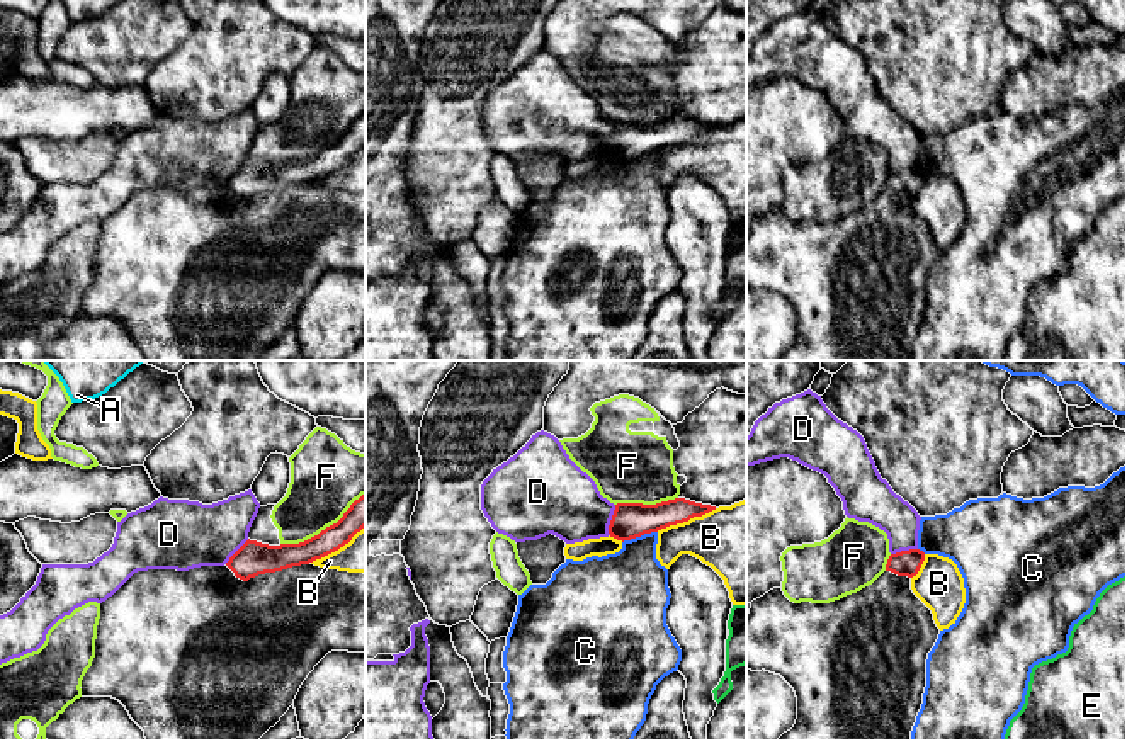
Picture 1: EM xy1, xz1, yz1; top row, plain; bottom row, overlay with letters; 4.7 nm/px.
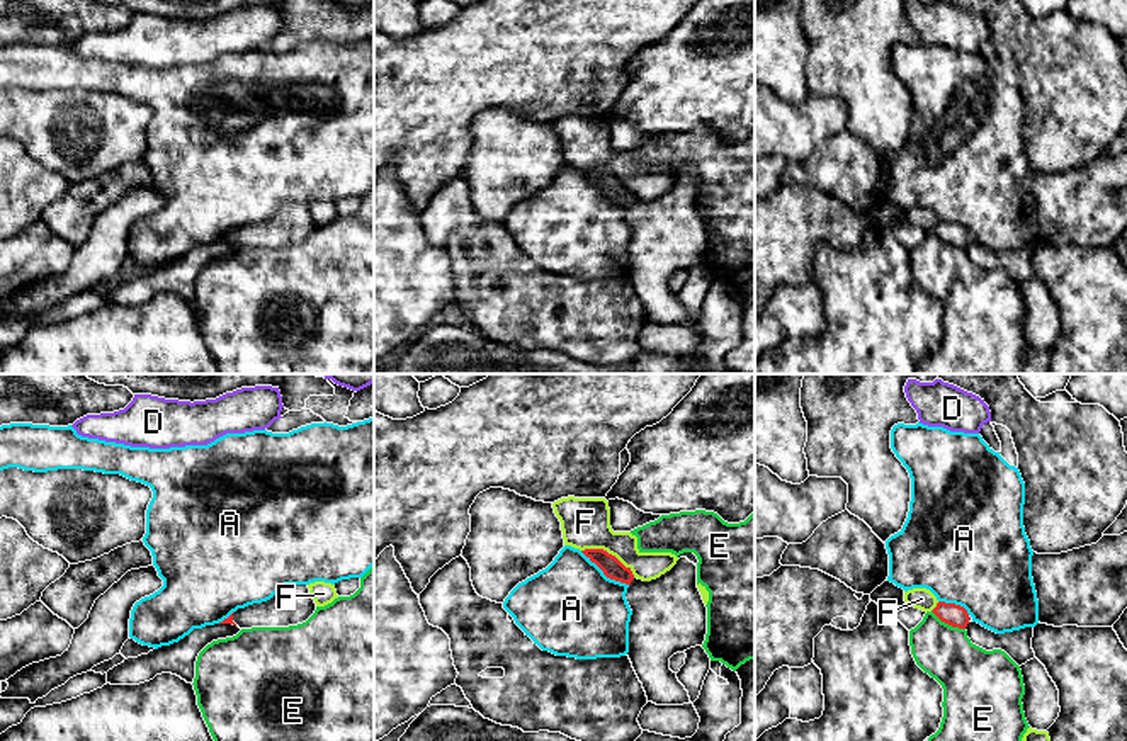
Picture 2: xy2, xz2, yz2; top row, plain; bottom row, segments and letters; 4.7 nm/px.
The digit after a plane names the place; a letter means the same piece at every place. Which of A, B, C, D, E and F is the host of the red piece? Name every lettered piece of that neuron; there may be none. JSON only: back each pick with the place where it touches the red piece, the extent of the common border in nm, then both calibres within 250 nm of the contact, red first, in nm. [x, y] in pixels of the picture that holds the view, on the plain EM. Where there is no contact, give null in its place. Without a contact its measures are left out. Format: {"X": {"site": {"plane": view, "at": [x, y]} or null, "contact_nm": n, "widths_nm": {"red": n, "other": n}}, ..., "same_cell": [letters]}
{"same_cell": []}

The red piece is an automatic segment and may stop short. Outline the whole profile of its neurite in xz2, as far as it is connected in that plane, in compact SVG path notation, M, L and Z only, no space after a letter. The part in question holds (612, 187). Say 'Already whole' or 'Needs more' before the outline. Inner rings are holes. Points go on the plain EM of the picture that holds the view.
Needs more. M603 168L581 170L595 182L607 197L626 202L627 223L632 229L629 241L629 279L643 303L648 321L656 325L683 325L692 323L688 311L678 301L677 292L670 289L670 277L690 267L702 265L707 253L707 226L697 207L697 175L683 172L677 184L656 199L637 199L631 187L626 187L615 175Z

